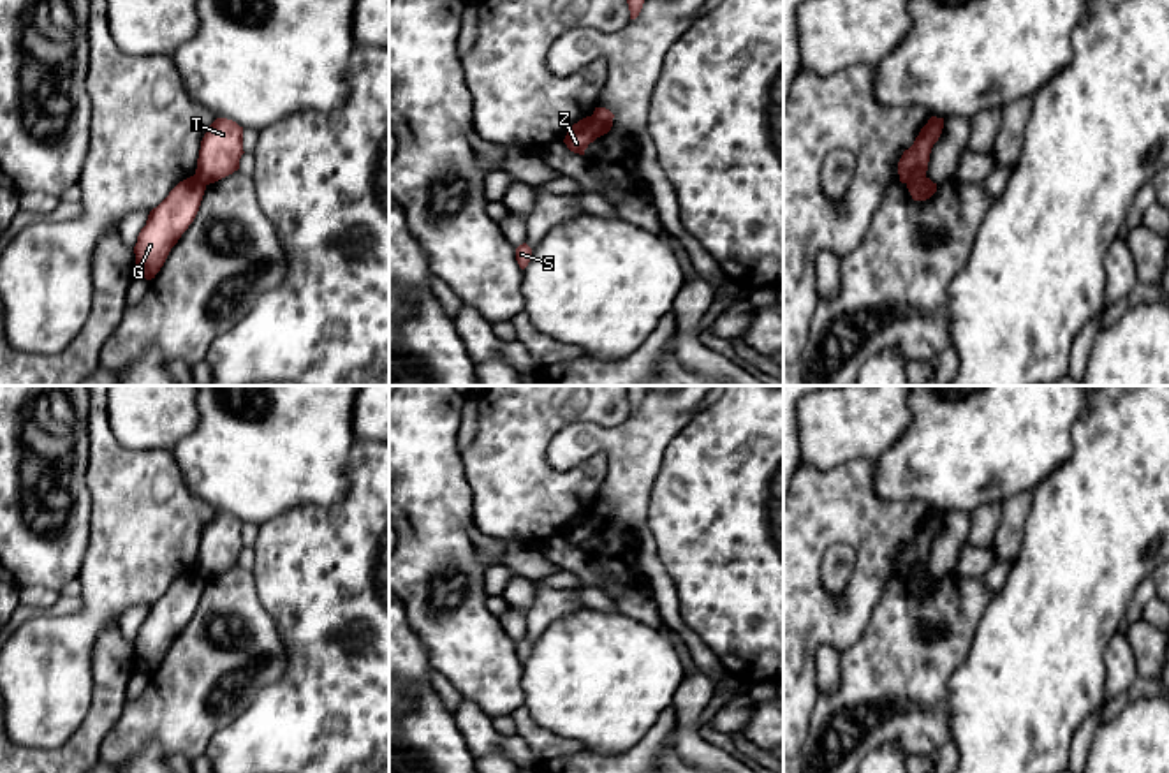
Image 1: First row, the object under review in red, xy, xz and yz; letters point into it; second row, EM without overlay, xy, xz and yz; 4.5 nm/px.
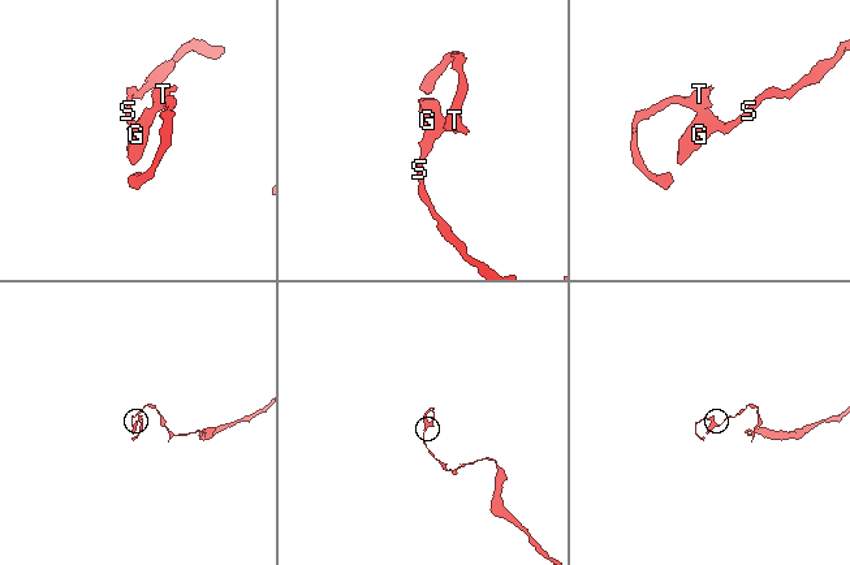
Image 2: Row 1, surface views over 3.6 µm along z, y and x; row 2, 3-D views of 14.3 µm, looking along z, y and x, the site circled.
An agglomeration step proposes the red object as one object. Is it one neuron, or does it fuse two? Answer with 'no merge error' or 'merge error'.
merge error

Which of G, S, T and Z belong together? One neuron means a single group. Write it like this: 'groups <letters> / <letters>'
groups G S Z / T

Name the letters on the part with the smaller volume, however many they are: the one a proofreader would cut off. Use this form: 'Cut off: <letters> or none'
Cut off: T

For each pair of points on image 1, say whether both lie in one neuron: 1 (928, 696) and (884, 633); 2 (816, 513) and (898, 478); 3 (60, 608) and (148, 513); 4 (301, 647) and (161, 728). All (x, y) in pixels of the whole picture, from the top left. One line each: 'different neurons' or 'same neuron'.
1: same neuron
2: different neurons
3: different neurons
4: different neurons

